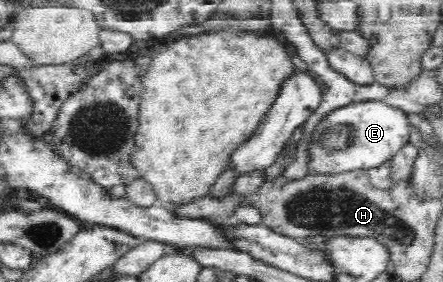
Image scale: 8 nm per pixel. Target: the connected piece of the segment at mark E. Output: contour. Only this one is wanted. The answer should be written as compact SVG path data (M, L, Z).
M364 101L356 104L349 105L321 121L317 139L311 141L309 149L309 171L343 173L368 170L379 167L385 161L392 161L409 145L411 126L405 111L389 107L383 102Z

